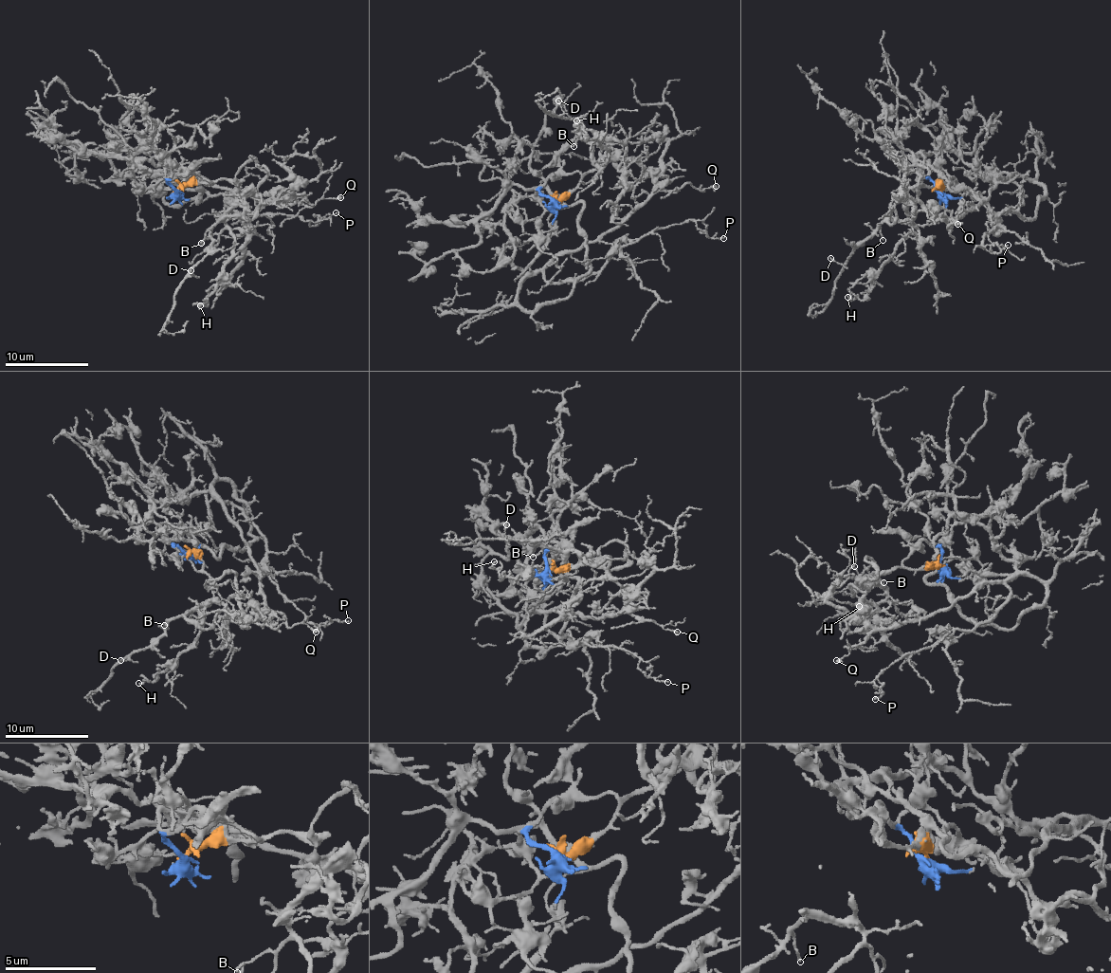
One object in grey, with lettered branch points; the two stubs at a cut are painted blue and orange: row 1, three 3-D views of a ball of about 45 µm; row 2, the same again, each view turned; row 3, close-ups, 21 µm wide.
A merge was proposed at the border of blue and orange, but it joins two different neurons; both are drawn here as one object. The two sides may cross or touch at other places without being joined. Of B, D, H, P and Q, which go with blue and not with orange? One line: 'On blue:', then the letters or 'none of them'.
On blue: P, Q

